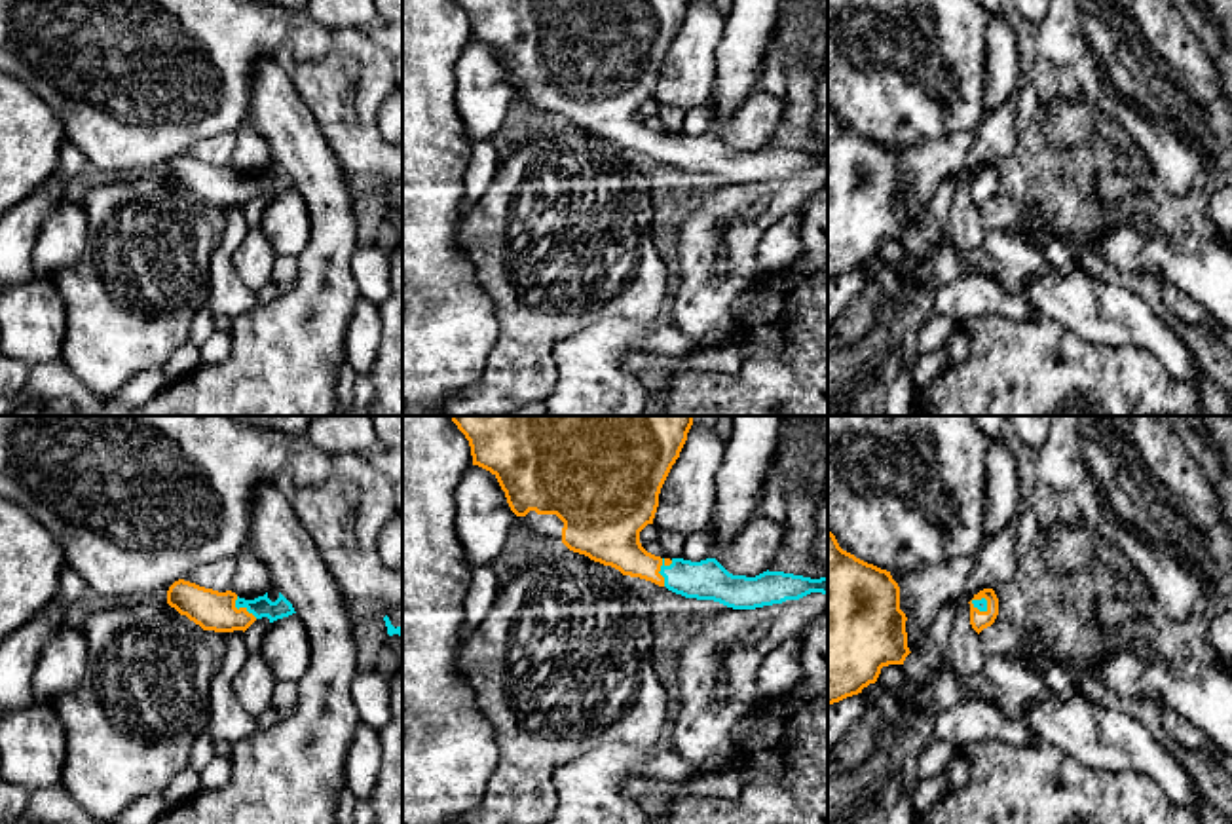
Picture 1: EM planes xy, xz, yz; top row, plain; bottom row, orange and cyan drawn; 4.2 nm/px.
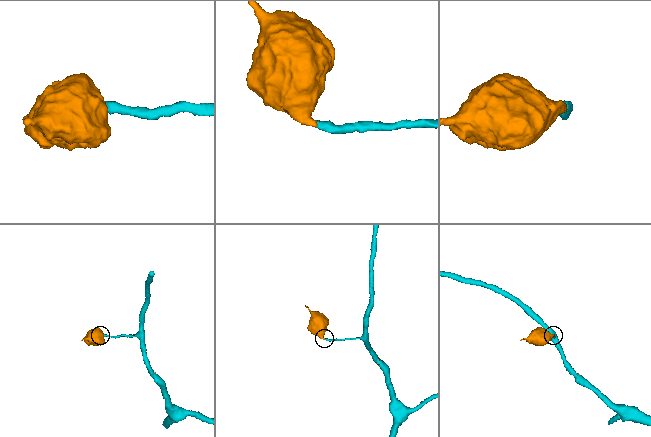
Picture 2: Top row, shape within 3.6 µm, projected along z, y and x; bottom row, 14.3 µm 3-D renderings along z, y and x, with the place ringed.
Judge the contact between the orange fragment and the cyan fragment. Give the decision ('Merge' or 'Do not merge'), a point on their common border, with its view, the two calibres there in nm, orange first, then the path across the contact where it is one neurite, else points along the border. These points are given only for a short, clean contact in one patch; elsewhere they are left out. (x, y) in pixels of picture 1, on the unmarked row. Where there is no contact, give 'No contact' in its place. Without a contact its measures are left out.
Merge. Touches orange at xz (659, 145). Thickness 240 nm (orange) against 170 nm

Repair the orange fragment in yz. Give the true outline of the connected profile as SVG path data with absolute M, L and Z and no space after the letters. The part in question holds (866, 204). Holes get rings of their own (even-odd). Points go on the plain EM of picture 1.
M828 106L828 279L862 268L883 241L904 239L905 196L890 146L843 125Z

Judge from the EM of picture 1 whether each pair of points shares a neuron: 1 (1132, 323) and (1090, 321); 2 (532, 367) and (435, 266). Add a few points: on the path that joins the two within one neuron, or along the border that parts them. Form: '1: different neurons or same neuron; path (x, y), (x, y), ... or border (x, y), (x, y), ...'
1: same neuron; path (1122, 321), (1100, 321)
2: different neurons; border (485, 291), (498, 323), (498, 340), (481, 374)

